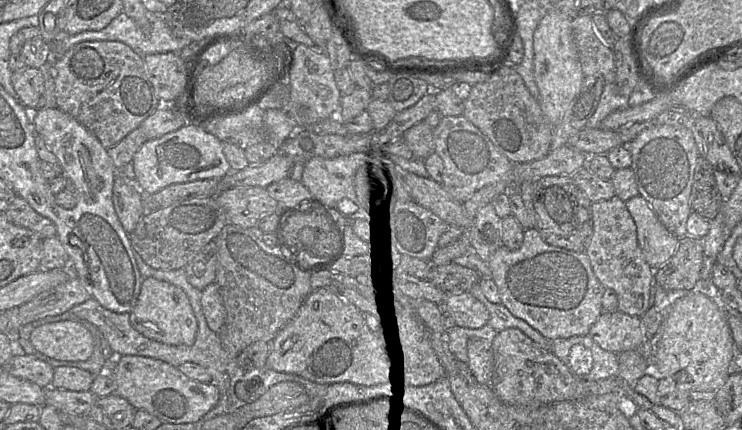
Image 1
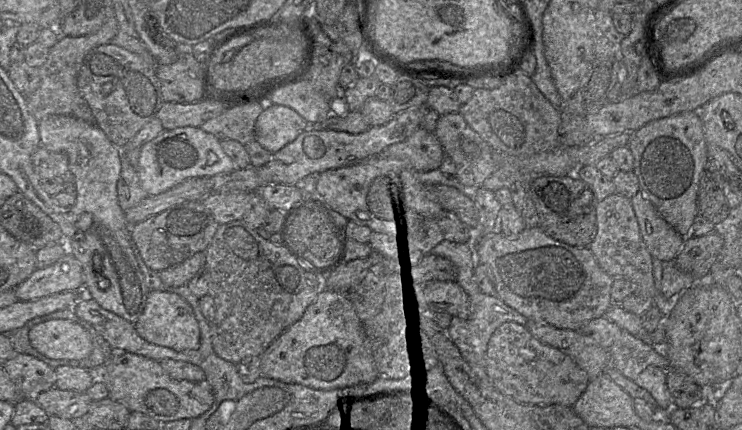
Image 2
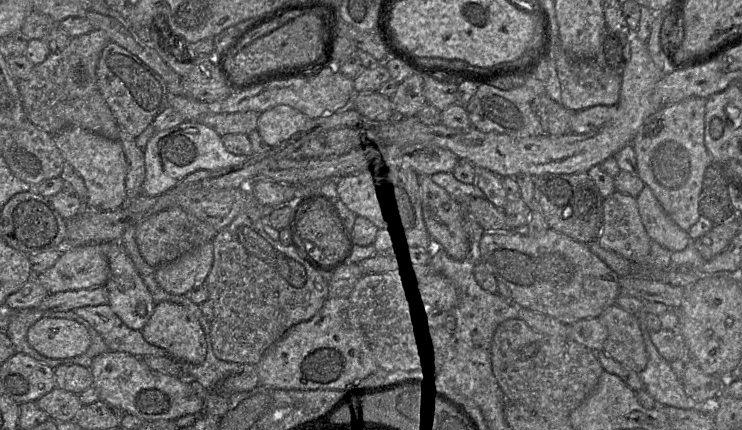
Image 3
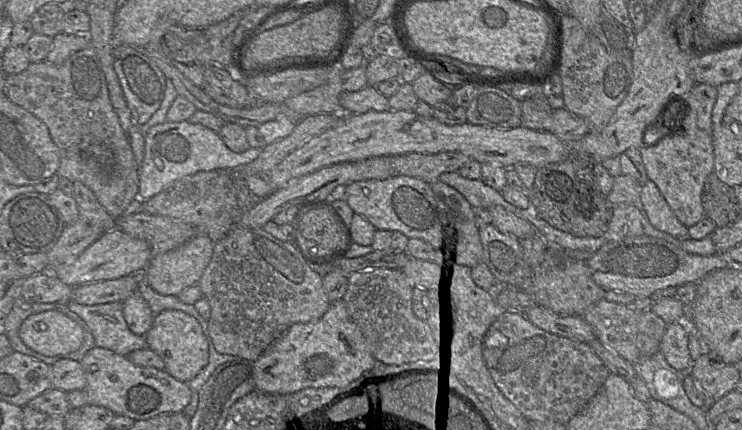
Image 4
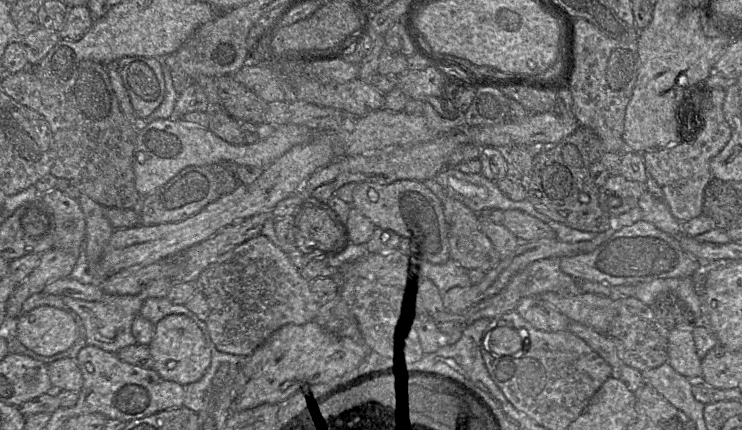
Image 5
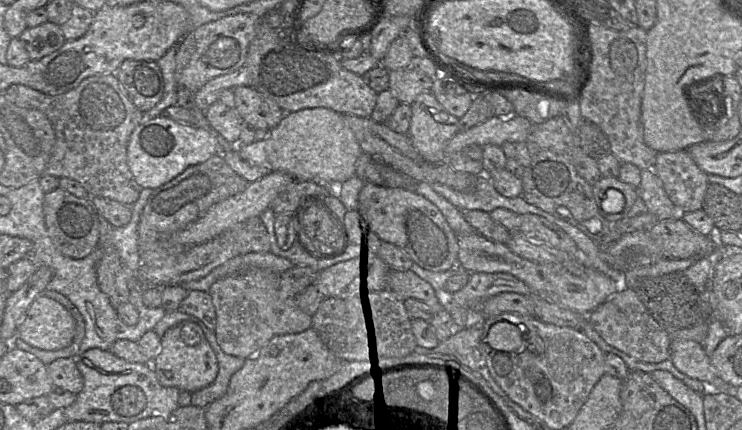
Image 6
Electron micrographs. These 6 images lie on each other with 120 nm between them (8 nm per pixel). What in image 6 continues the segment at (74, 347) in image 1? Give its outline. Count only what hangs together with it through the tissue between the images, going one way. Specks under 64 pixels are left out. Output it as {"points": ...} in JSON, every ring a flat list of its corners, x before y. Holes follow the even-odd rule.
{"points":[[39,295,30,305,17,329,17,337,42,349,61,349,73,339,74,325,68,311,58,302]]}

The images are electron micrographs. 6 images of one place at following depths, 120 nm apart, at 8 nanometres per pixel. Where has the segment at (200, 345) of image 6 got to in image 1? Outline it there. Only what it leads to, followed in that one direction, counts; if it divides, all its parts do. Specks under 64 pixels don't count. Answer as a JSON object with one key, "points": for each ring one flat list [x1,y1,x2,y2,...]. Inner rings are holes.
{"points":[[152,277,143,279,137,304,129,319,139,333,164,344,191,346,196,339,197,319,186,293,173,284]]}

